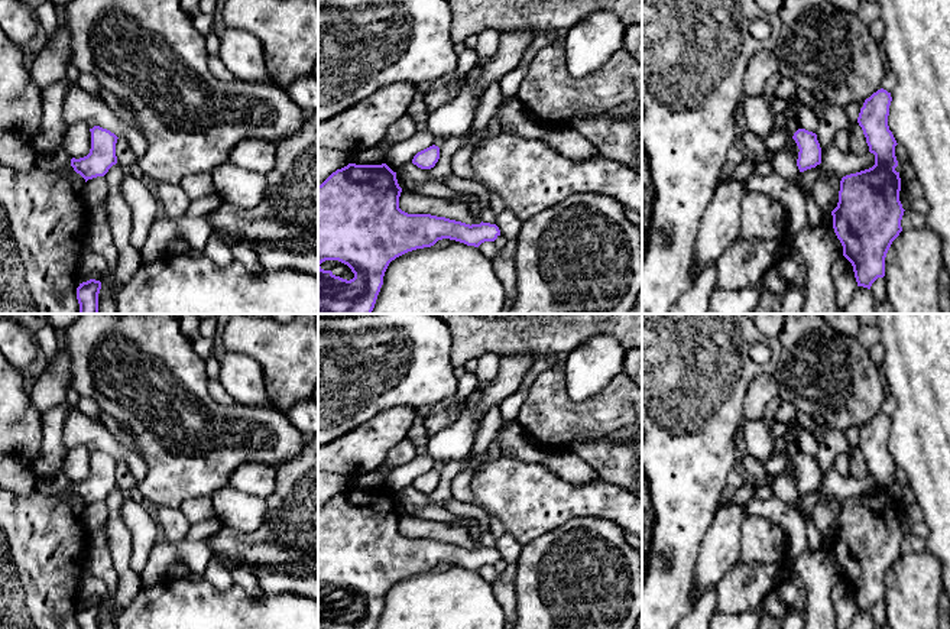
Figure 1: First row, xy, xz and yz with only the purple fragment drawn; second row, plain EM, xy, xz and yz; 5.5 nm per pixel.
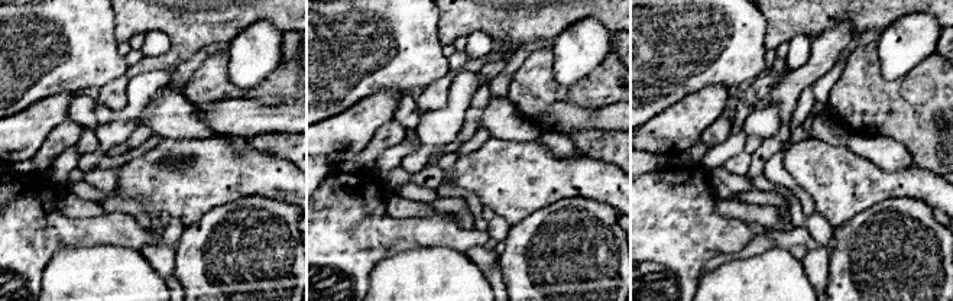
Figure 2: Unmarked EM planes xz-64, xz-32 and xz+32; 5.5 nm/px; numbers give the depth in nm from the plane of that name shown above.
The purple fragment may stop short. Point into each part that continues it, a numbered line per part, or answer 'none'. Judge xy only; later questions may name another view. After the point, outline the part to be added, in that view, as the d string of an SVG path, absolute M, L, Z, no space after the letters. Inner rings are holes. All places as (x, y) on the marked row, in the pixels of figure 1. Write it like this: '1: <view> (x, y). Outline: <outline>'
none

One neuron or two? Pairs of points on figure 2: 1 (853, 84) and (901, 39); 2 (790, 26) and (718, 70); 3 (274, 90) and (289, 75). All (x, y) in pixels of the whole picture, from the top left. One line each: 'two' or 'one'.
1: two
2: two
3: one

